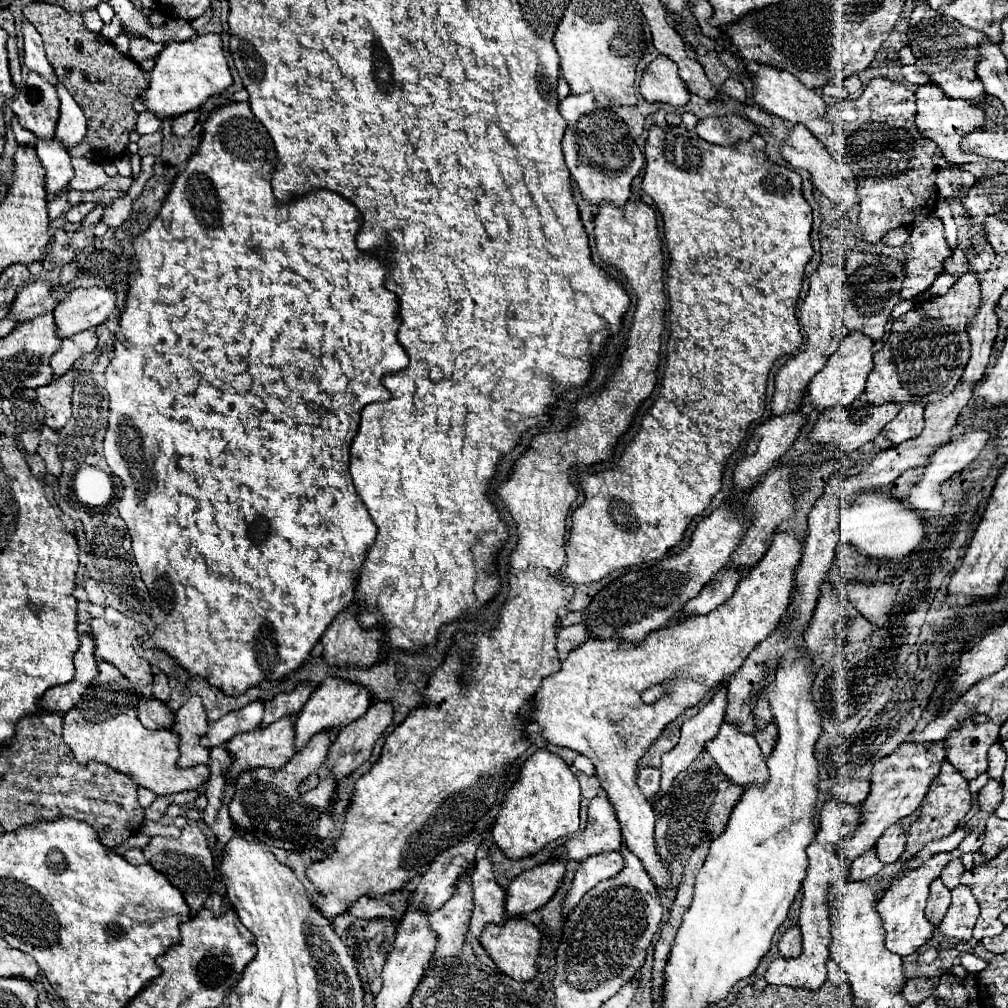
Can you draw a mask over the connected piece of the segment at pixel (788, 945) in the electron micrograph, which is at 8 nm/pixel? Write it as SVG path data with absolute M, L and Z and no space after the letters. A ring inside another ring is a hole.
M790 926L778 940L778 948L780 954L784 958L794 958L802 952L802 936L800 936L800 928L798 926Z

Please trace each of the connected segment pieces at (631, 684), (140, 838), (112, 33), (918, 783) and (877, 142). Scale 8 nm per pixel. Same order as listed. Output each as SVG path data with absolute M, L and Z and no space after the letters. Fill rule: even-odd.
M778 532L764 558L750 570L750 574L746 574L740 580L734 596L728 602L704 616L690 616L684 622L674 624L672 628L654 630L640 646L632 646L622 640L588 640L580 644L568 654L568 658L562 660L562 668L556 674L544 678L542 688L528 702L528 710L524 710L522 720L528 724L538 724L540 734L548 742L572 748L592 760L592 764L596 766L600 786L604 788L608 800L614 806L626 846L642 860L646 872L650 874L656 886L666 888L670 884L670 872L654 848L656 814L636 786L636 762L654 744L654 740L660 736L668 722L672 722L686 708L696 706L710 688L718 686L722 680L732 676L740 668L742 660L754 650L754 646L774 632L776 624L780 622L780 616L786 612L790 604L794 572L802 560L802 548L804 544L796 536L796 532ZM672 676L678 676L678 680L670 686L672 690L666 696L662 696L662 700L658 700L656 704L642 702L642 692L646 688L664 680L672 680Z
M134 834L134 836L130 836L124 844L116 846L114 850L116 850L120 856L124 856L124 852L128 852L130 848L142 848L142 846L146 846L146 844L148 844L148 840L150 840L150 836L144 836L144 834Z
M118 18L110 20L108 24L104 24L104 28L100 30L100 34L106 38L106 40L114 40L118 34L122 34L122 24Z
M902 742L894 752L876 760L872 766L872 780L870 780L872 792L868 794L868 800L864 800L862 804L862 826L842 840L840 854L848 862L852 862L856 856L872 848L890 824L896 824L898 820L910 816L920 806L932 778L940 772L940 764L944 760L946 760L944 744L932 744L932 748L920 748L920 744L908 744L908 742Z
M874 78L864 88L858 98L838 102L827 110L825 119L834 126L834 132L828 136L818 136L830 156L842 164L848 164L856 172L858 196L860 196L860 214L858 226L862 230L862 238L866 242L876 244L886 232L910 226L916 216L926 216L934 212L934 204L938 198L936 192L936 174L938 168L934 164L934 150L938 148L932 140L920 136L914 126L916 116L916 98L914 92L900 82L892 82L888 78Z

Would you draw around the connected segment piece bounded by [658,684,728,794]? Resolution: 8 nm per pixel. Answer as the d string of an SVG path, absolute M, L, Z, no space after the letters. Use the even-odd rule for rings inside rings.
M726 684L718 686L712 700L706 706L702 706L696 716L682 724L682 736L678 746L662 756L662 784L658 794L668 792L674 778L684 768L688 768L704 750L704 744L716 736L720 724L724 722L724 712L728 706L726 694Z

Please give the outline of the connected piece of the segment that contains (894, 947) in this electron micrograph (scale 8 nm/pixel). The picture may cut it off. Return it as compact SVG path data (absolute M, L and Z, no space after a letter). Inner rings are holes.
M940 852L936 856L930 856L922 866L912 868L912 870L902 870L900 876L896 876L890 884L890 888L884 892L884 896L878 902L878 912L884 920L884 930L886 930L886 948L894 954L906 956L916 952L930 936L932 936L932 924L924 918L924 906L928 898L928 886L934 878L940 876L942 868L952 860L954 856Z

